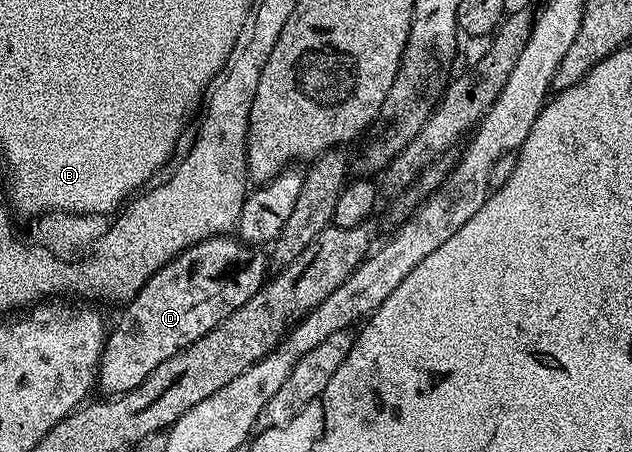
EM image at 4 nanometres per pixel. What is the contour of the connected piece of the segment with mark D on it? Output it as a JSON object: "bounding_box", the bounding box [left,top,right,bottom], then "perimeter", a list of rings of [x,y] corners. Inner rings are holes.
{"bounding_box":[97,235,268,397],"perimeter":[[[217,235],[214,239],[201,240],[188,251],[182,251],[178,257],[169,260],[160,271],[153,273],[149,281],[143,284],[143,288],[134,297],[126,300],[122,308],[123,316],[116,321],[115,328],[110,328],[97,368],[98,390],[103,390],[104,396],[114,397],[129,393],[129,389],[137,389],[137,385],[141,385],[141,381],[145,381],[145,377],[149,377],[149,373],[153,373],[153,369],[161,365],[161,361],[169,361],[173,353],[193,345],[193,341],[205,337],[209,329],[225,321],[229,313],[245,305],[245,301],[256,295],[268,278],[268,256],[259,251],[262,250],[244,245],[238,238]]]}

